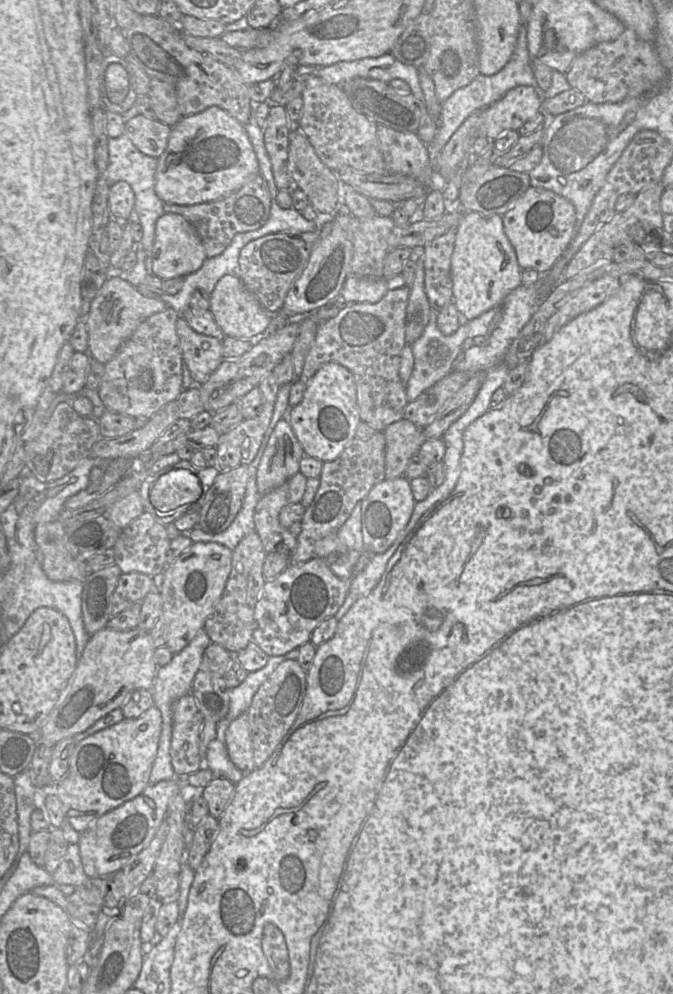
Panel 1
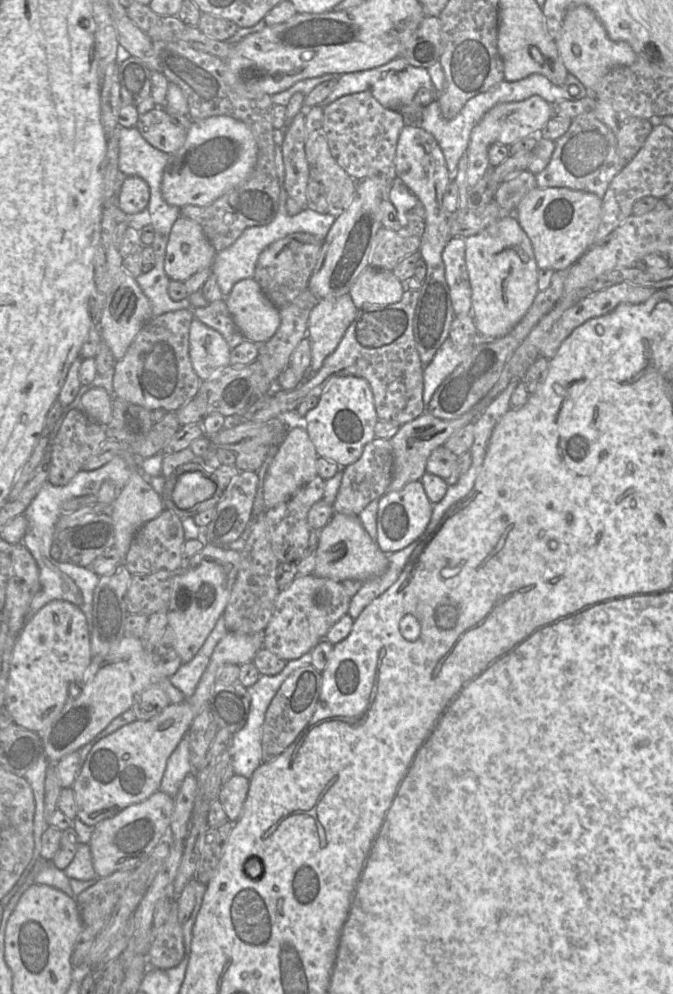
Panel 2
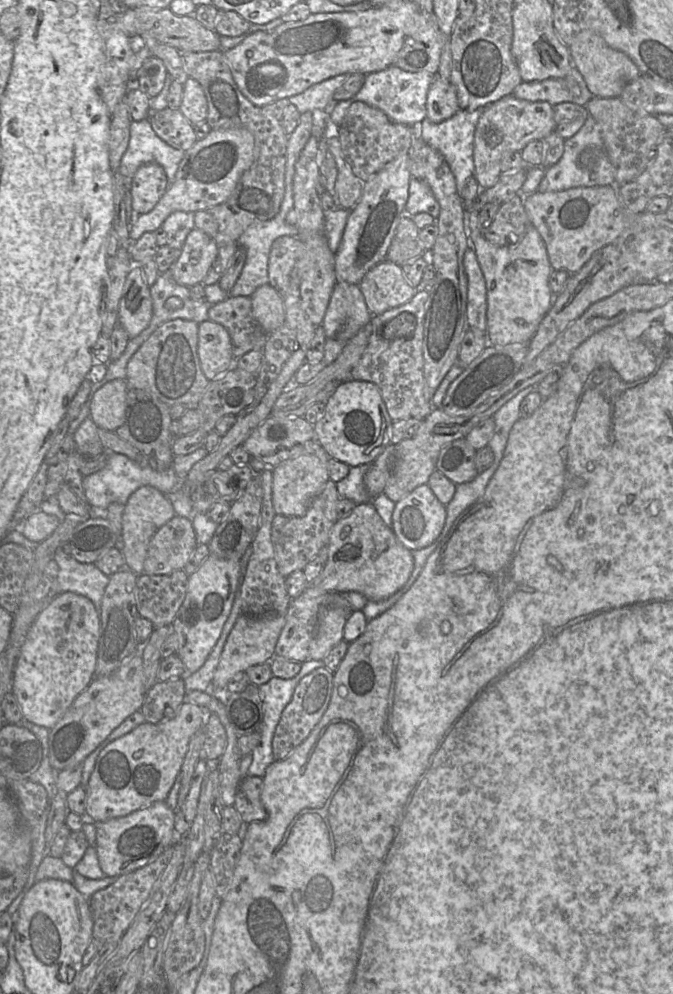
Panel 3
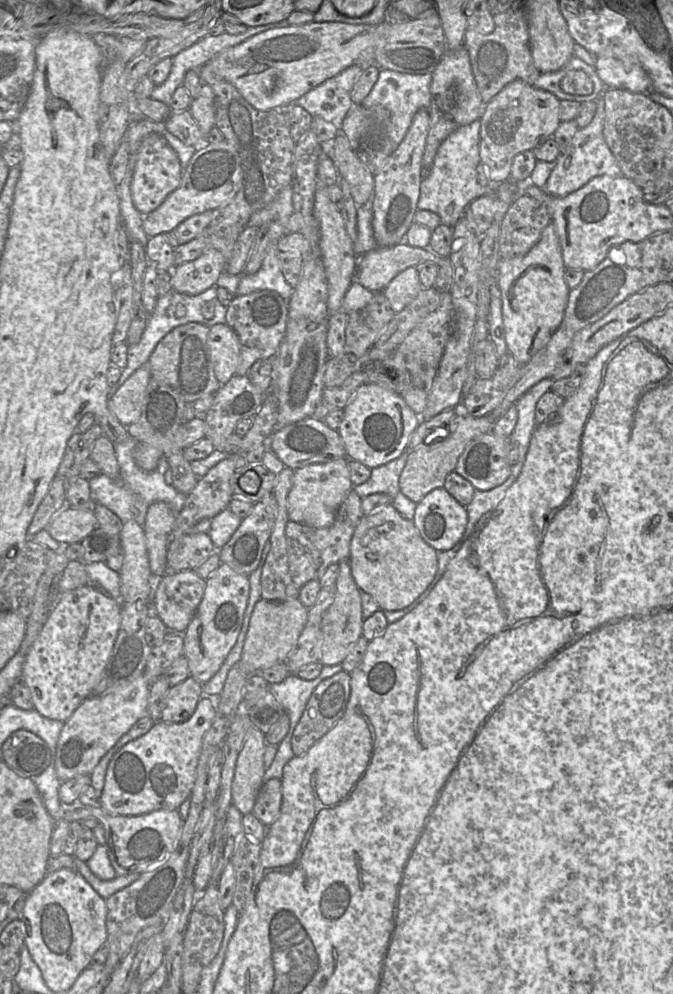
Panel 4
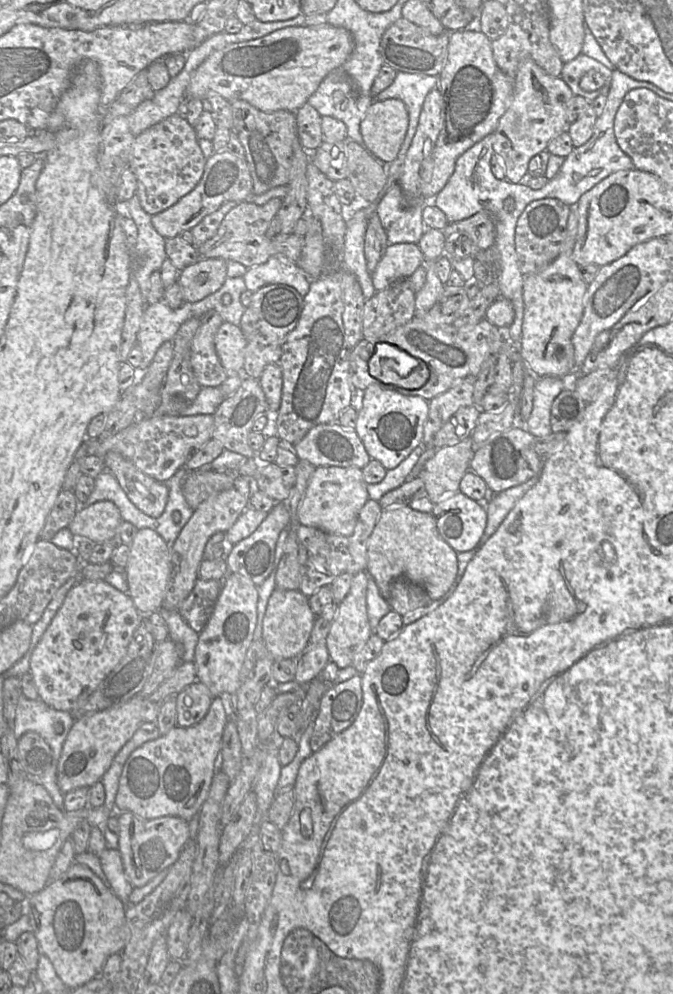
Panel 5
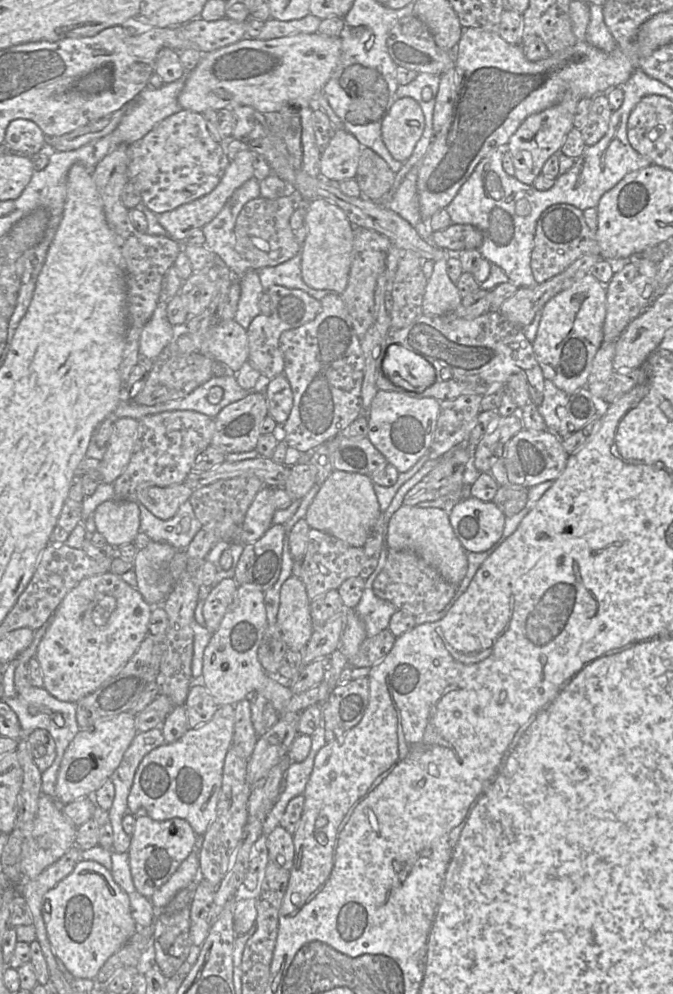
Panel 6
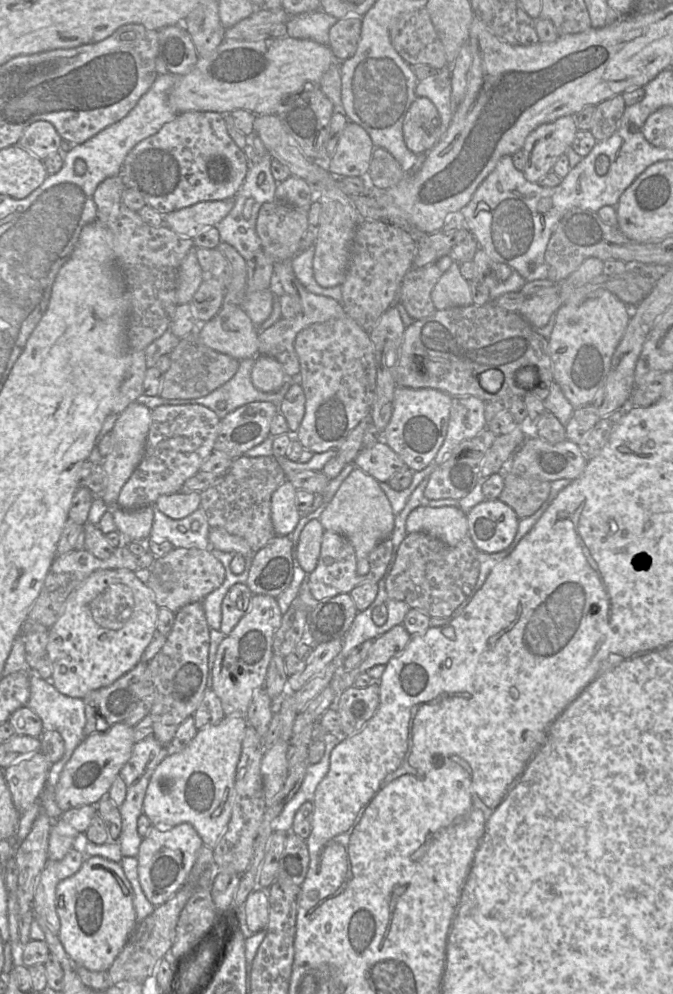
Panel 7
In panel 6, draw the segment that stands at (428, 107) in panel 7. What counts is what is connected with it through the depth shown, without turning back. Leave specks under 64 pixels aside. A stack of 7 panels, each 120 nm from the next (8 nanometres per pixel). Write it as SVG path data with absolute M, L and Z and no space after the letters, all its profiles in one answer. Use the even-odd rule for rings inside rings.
M410 97L396 99L383 118L382 140L391 156L405 162L423 135L425 118L419 103Z

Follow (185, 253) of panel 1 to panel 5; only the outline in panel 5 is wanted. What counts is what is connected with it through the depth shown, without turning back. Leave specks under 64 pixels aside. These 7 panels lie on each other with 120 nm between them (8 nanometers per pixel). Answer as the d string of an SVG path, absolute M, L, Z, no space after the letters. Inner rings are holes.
M203 258L179 271L177 283L184 302L197 302L216 292L226 278L225 260Z

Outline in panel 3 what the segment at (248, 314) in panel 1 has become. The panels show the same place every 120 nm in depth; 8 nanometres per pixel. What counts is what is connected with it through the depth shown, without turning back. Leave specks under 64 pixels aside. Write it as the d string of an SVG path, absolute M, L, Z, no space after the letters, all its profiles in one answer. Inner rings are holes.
M270 285L258 287L250 296L252 315L263 330L271 334L284 323L285 311L283 299Z

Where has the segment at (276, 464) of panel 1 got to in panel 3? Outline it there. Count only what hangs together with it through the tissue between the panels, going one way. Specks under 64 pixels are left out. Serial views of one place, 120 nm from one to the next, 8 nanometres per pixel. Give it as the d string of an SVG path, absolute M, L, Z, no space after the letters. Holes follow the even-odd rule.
M315 441L299 444L289 451L289 458L272 469L272 503L276 514L283 516L304 516L313 501L330 480L327 462L330 457Z

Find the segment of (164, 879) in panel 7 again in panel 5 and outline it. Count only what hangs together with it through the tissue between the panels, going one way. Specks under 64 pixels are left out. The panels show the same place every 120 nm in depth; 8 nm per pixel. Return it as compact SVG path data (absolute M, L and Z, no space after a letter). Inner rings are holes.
M131 812L114 816L118 821L118 848L124 874L134 888L145 886L162 871L170 868L190 838L187 821L177 816L143 819Z

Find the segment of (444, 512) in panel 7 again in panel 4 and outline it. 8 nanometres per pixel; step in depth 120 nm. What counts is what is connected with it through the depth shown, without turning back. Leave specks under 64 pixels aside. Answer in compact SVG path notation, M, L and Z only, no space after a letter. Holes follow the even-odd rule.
M384 505L360 520L351 540L348 562L359 589L370 594L380 610L397 611L433 588L438 572L438 551L423 540L412 520L402 517L392 505Z

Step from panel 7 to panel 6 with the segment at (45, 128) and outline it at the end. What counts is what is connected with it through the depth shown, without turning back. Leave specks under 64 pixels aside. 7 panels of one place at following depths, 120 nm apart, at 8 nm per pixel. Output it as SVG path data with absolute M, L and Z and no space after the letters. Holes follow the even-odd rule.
M15 119L6 129L4 143L14 153L32 156L46 149L46 136L33 121Z

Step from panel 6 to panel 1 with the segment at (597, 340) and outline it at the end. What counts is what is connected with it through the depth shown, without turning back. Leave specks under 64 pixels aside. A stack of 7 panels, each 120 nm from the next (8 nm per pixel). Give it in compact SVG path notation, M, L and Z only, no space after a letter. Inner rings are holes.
M466 211L455 233L455 246L451 257L453 304L463 321L468 321L499 305L507 294L521 285L522 268L504 232L501 215Z

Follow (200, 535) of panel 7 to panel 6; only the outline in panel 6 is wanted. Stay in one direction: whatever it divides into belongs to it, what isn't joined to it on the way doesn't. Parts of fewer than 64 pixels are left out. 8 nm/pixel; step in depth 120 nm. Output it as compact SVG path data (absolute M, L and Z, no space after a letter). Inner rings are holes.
M136 497L121 500L132 500L138 505L141 532L149 536L152 541L168 543L176 550L185 550L203 526L189 501L184 502L171 519L161 520L154 516ZM185 516L191 519L189 531L182 531L180 524L181 519Z

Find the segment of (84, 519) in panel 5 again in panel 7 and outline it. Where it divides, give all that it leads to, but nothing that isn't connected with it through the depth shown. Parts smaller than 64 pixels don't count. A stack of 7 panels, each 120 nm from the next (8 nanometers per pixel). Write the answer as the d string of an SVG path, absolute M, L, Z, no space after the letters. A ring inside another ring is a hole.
M152 506L136 510L125 510L120 507L110 507L117 531L125 534L130 540L145 540L147 547L151 538L154 513Z

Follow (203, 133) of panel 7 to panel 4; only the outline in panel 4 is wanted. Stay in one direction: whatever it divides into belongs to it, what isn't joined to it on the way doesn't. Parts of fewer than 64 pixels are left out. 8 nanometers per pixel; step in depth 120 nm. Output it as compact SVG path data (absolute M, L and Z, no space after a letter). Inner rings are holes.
M157 133L148 134L141 142L131 183L132 201L136 209L147 215L157 209L180 184L183 168L175 150Z

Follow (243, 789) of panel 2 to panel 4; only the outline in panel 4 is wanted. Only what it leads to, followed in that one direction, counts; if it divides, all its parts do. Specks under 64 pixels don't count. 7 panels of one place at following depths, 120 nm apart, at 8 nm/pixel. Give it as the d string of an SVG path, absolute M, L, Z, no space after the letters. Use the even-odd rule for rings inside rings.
M267 779L262 784L252 814L266 827L277 819L282 806L282 783L280 779Z

